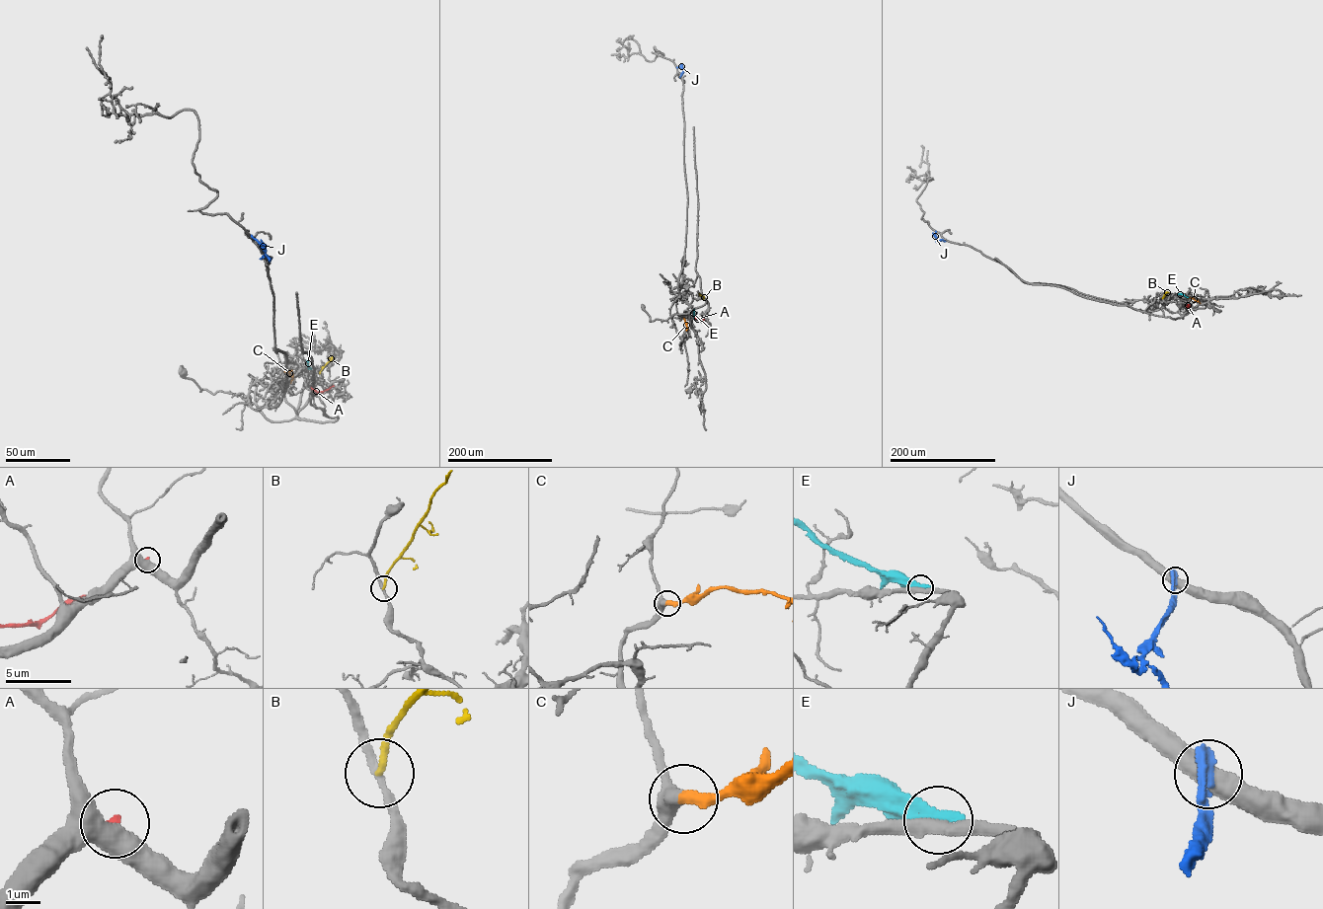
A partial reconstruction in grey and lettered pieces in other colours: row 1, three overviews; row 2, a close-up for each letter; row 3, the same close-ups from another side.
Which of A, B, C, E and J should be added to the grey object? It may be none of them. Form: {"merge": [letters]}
{"merge": ["C"]}

